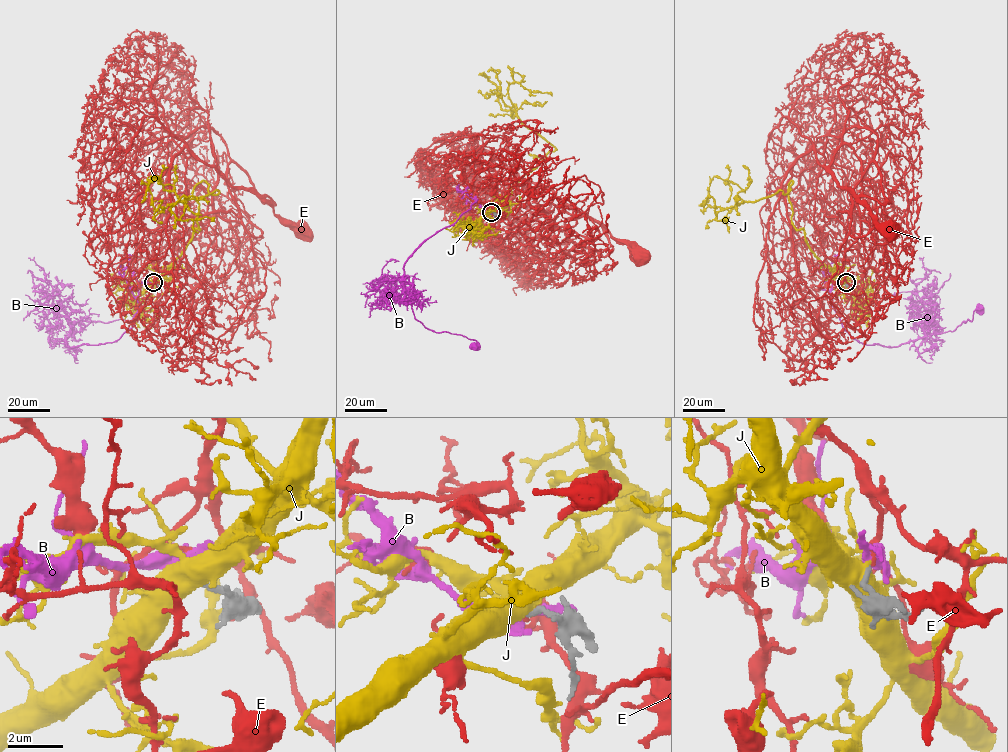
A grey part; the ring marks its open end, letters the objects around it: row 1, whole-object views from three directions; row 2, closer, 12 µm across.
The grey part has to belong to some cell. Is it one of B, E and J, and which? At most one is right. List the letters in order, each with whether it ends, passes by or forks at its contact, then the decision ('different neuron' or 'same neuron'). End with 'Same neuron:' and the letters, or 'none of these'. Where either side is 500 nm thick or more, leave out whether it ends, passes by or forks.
B: it forks | different neuron
E: it ends | different neuron
J: different neuron
Same neuron: none of these

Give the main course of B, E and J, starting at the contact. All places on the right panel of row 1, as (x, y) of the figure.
B: (846, 282), (832, 283), (833, 308), (842, 326), (868, 345), (897, 346), (952, 331), (980, 309)
E: (846, 282), (806, 238), (792, 240), (782, 193), (786, 171), (812, 148), (873, 223), (893, 232)
J: (845, 283), (794, 226), (792, 180), (786, 194), (744, 201), (735, 184), (713, 177), (708, 202)

